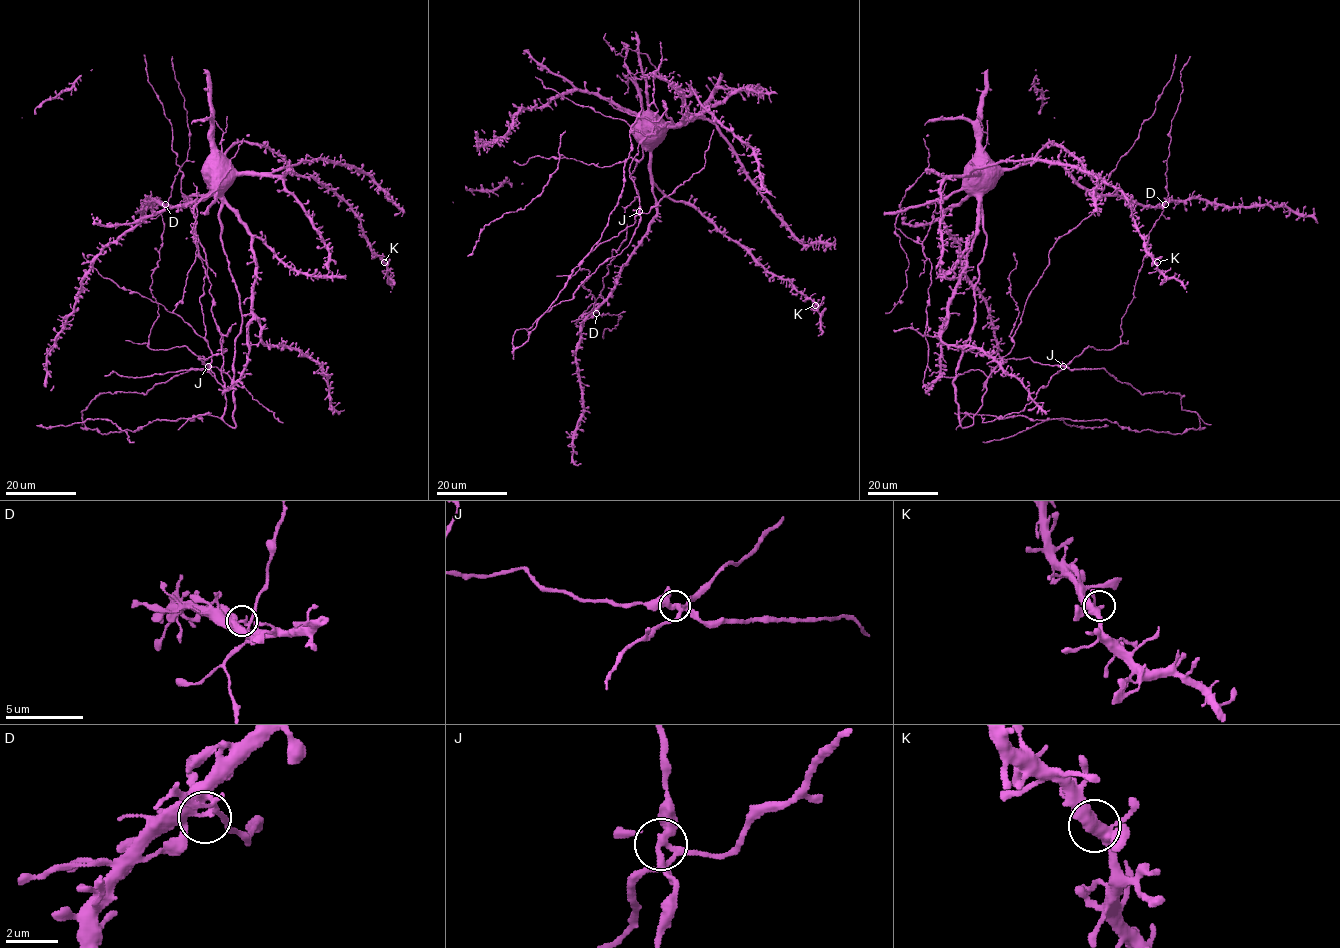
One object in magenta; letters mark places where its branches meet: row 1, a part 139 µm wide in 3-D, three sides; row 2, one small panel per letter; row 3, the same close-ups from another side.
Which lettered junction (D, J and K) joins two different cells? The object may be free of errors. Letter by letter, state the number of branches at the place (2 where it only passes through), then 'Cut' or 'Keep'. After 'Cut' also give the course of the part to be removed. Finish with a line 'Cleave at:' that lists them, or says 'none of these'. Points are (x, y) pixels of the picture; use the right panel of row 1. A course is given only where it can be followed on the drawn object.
D: Branches: 4. Keep
J: Branches: 4. Cut. Course of the part to remove: (1064, 365), (1103, 368), (1142, 394), (1178, 393), (1199, 426), (1170, 434), (1106, 419), (954, 412)
K: Branches: 4. Keep
Cleave at: J

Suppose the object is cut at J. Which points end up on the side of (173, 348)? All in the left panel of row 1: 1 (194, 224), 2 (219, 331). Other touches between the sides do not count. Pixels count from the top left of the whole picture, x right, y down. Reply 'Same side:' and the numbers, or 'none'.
Same side: none

